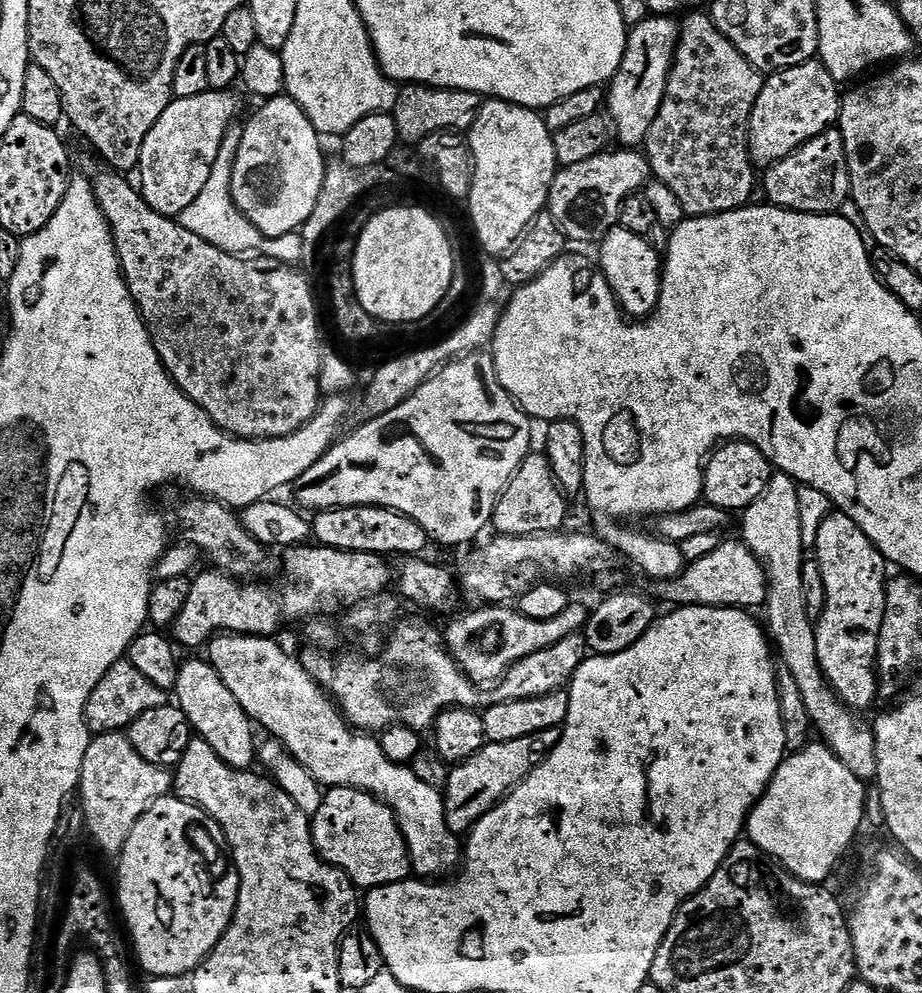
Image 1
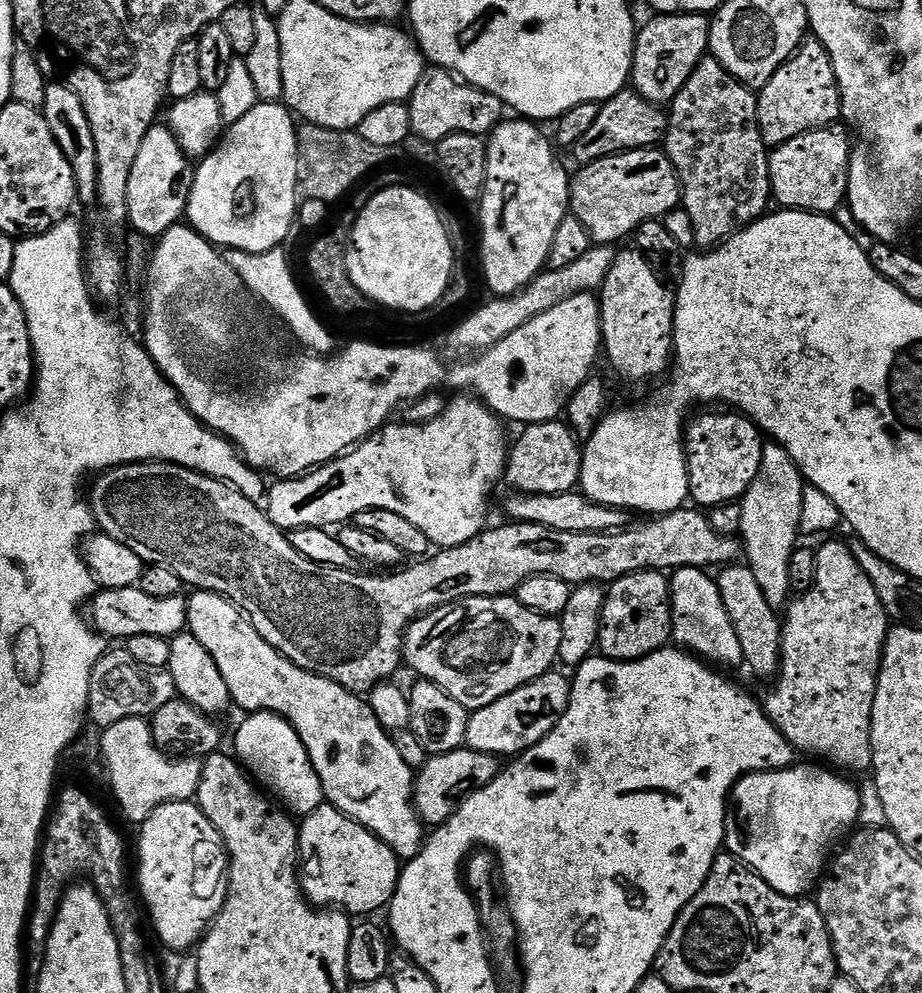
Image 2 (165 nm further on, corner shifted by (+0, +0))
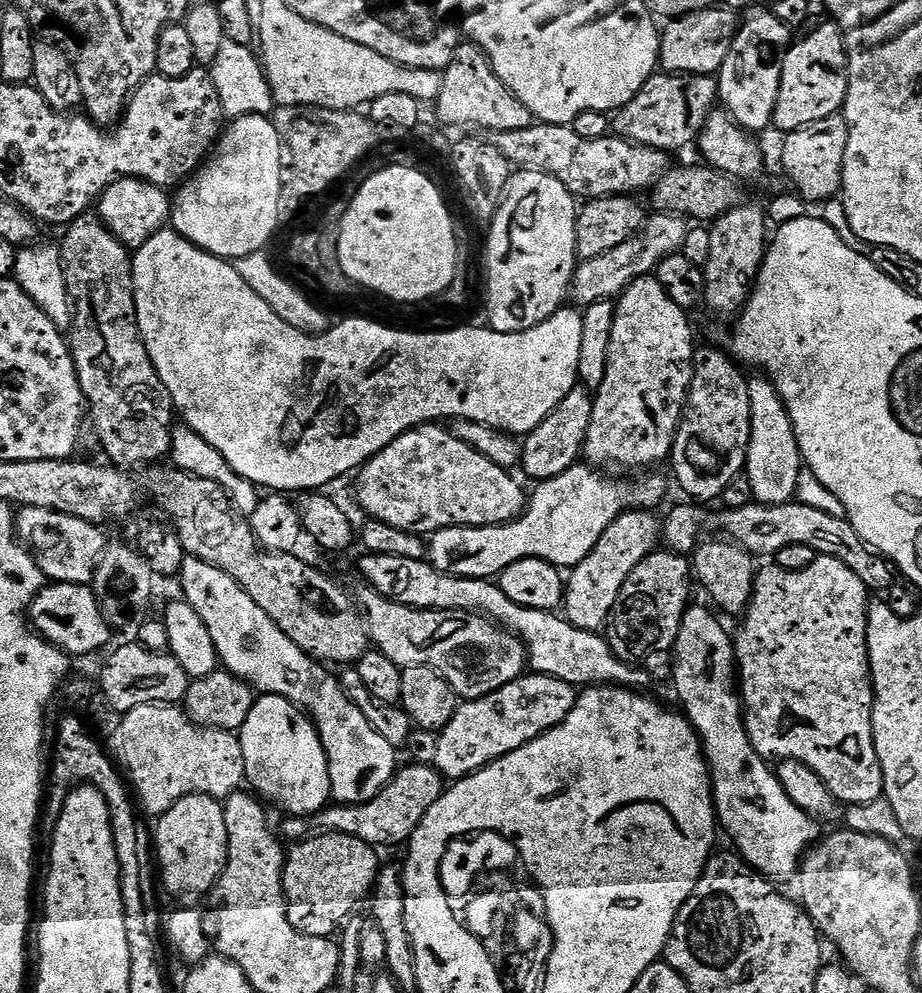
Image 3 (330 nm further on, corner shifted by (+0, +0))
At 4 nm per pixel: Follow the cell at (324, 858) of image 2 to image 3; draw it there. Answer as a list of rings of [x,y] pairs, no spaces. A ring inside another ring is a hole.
[[[337,832],[313,834],[287,849],[284,862],[284,900],[288,904],[290,926],[307,936],[335,937],[349,920],[357,915],[356,907],[367,901],[376,886],[376,876],[382,867],[377,849],[357,836]]]

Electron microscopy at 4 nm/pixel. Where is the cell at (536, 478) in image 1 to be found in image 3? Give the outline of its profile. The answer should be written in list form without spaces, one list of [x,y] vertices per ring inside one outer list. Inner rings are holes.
[[[577,386],[558,402],[553,410],[535,430],[523,437],[519,467],[524,468],[532,482],[558,478],[563,472],[575,468],[584,450],[584,440],[590,430],[590,414],[592,413],[591,391]]]

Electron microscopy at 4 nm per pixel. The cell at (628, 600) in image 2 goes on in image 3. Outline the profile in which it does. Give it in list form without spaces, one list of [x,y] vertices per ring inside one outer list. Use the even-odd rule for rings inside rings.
[[[657,550],[648,555],[626,578],[622,586],[622,594],[618,594],[618,602],[614,602],[612,616],[606,625],[606,639],[608,645],[612,647],[612,653],[620,660],[629,662],[644,662],[647,656],[652,656],[655,652],[671,653],[676,647],[678,630],[682,626],[684,613],[690,607],[688,601],[688,591],[694,588],[694,569],[689,557],[680,556],[677,552],[667,550]]]

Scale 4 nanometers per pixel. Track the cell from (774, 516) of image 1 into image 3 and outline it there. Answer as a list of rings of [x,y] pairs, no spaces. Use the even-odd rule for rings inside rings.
[[[756,374],[748,380],[750,394],[750,450],[746,475],[752,499],[757,504],[791,504],[796,495],[802,467],[800,447],[790,422],[790,414],[771,380]]]

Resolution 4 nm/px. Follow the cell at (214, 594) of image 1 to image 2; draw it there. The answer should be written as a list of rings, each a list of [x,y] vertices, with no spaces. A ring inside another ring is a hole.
[[[139,586],[135,588],[106,588],[97,591],[90,601],[90,623],[101,636],[112,642],[127,642],[138,634],[179,636],[188,626],[188,601],[183,595],[170,598],[150,598]]]

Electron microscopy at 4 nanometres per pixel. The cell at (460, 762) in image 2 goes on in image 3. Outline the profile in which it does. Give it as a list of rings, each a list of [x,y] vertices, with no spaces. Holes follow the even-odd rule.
[[[431,763],[428,764],[408,764],[399,769],[396,775],[392,777],[383,790],[380,791],[374,799],[365,804],[336,804],[323,808],[321,812],[315,816],[308,818],[288,818],[285,819],[283,835],[289,836],[289,841],[299,842],[313,834],[323,834],[325,832],[337,832],[338,834],[346,834],[347,836],[357,836],[362,842],[375,846],[377,849],[392,848],[395,844],[400,846],[407,845],[411,840],[414,830],[418,830],[418,826],[422,822],[422,818],[426,818],[426,814],[430,810],[430,806],[434,806],[434,802],[438,802],[438,798],[442,798],[446,791],[446,781],[440,775],[439,770]]]

